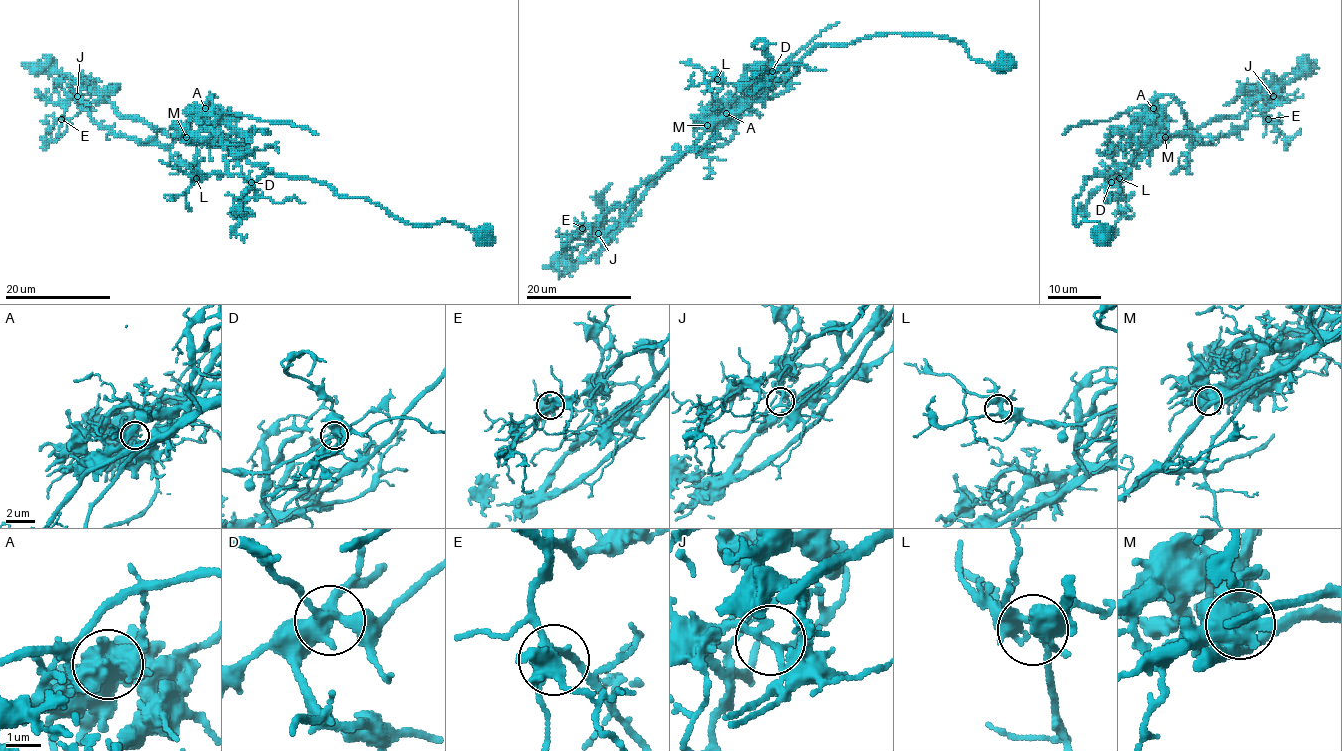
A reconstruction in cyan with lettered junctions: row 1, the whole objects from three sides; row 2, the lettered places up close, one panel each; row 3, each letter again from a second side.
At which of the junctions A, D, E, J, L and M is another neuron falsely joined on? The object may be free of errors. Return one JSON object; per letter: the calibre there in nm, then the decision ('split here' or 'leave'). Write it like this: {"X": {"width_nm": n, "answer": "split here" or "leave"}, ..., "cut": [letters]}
{"A": {"width_nm": 550, "answer": "split here"}, "D": {"width_nm": 440, "answer": "leave"}, "E": {"width_nm": 380, "answer": "leave"}, "J": {"width_nm": 200, "answer": "leave"}, "L": {"width_nm": 420, "answer": "leave"}, "M": {"width_nm": 550, "answer": "leave"}, "cut": ["A"]}

